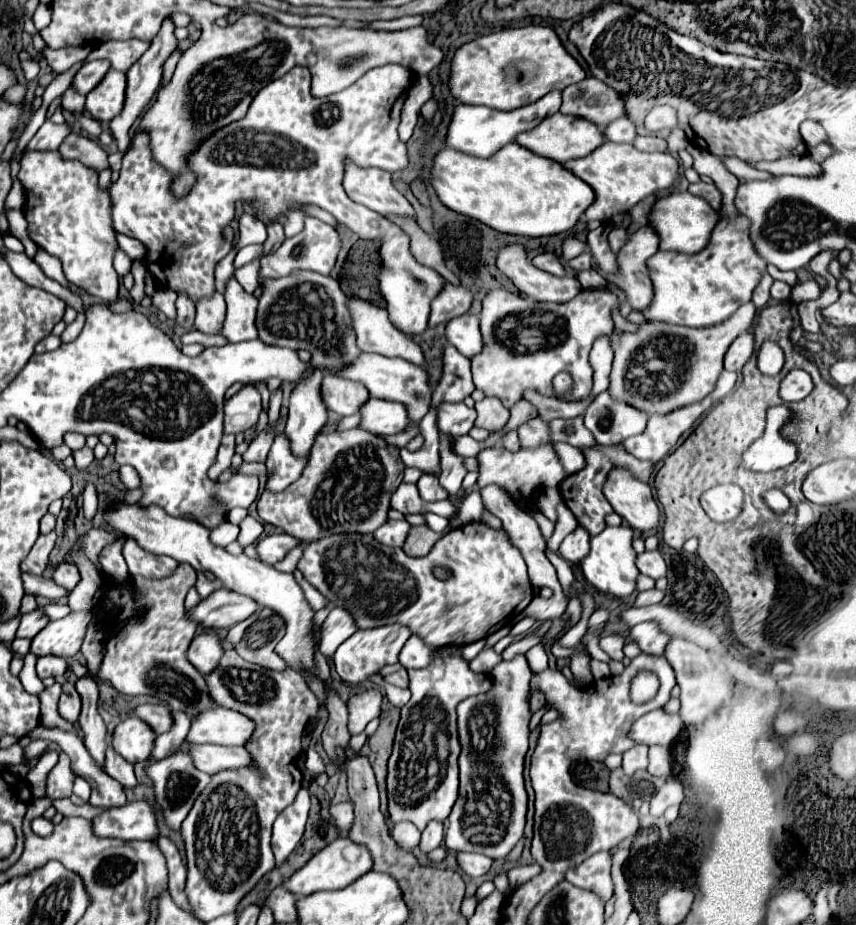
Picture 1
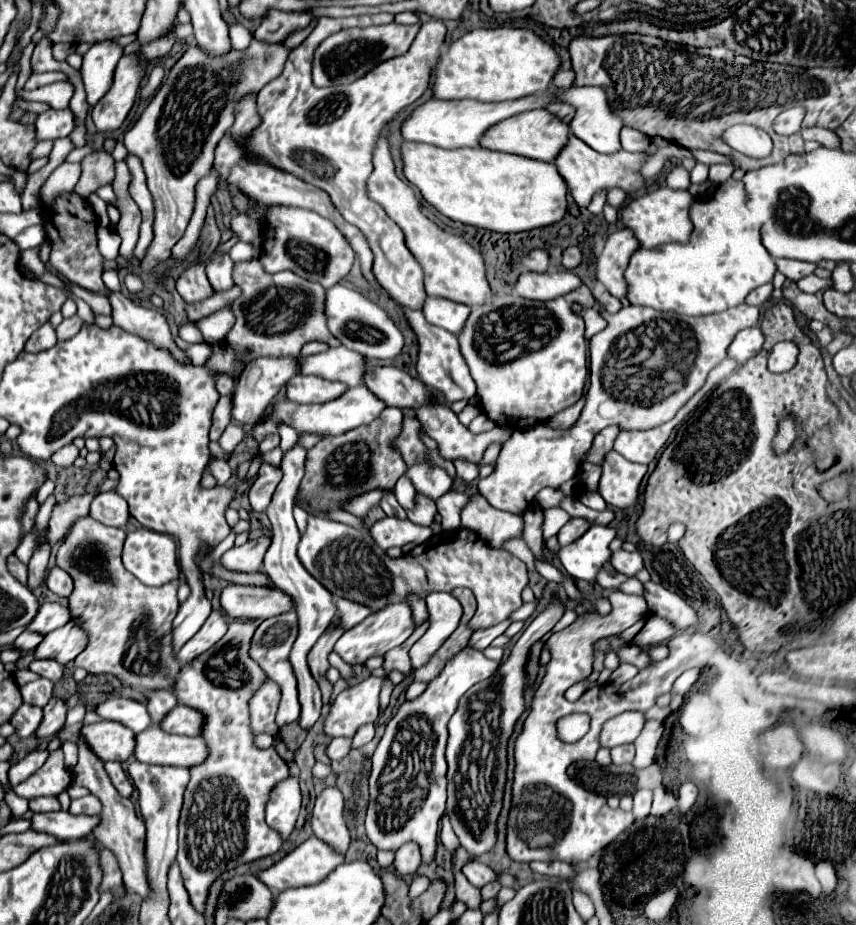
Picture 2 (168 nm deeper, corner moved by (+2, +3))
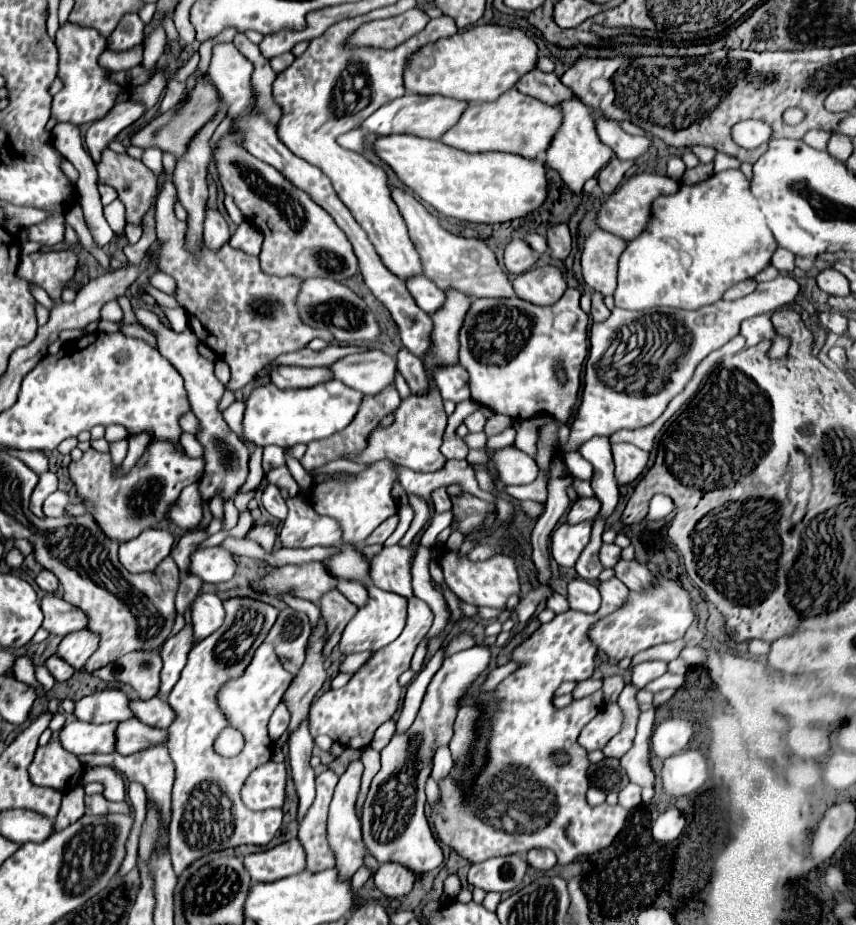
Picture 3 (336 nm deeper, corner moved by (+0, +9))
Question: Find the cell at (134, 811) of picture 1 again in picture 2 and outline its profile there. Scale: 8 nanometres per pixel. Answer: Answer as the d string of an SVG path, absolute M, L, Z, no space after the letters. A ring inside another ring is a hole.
M66 810L42 812L34 814L32 830L54 834L60 840L78 840L92 834L92 830L100 824L100 816L86 814L70 814Z

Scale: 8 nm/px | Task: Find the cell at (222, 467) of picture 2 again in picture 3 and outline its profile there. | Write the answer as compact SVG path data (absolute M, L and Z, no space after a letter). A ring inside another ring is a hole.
M154 440L146 446L142 458L130 472L116 476L118 470L120 466L112 462L110 454L98 452L94 448L84 452L78 462L68 464L68 476L74 482L78 496L88 504L86 512L96 520L100 530L110 540L122 544L166 520L166 514L178 500L180 492L200 480L204 472L204 460L190 458L172 442Z

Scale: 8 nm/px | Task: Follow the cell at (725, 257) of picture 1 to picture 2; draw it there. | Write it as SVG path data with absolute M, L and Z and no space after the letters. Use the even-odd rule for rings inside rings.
M730 178L728 182L716 188L712 198L694 200L692 222L696 224L696 228L688 244L668 244L650 250L638 248L632 254L630 264L624 272L630 286L628 300L632 304L650 306L656 310L674 310L684 316L708 316L742 304L754 288L772 282L776 264L760 242L760 220L746 206L746 194L742 182Z

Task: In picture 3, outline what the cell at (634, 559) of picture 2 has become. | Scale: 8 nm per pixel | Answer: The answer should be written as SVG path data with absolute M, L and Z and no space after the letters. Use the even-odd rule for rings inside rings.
M602 544L600 552L598 552L598 558L600 558L600 564L604 568L612 568L616 564L616 560L620 558L620 548L616 544Z

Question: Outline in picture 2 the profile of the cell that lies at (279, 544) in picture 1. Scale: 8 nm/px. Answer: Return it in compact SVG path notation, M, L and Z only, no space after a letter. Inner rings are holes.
M258 536L254 540L248 540L244 546L234 546L222 556L222 564L228 570L244 570L244 572L256 572L264 566L264 556L270 548L272 536Z

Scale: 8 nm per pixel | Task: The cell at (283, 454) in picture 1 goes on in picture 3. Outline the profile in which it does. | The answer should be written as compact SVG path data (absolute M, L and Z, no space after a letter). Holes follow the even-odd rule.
M268 484L266 490L262 492L262 506L268 514L278 518L280 522L284 522L288 516L288 506L286 506L284 498L280 496L280 488L274 484Z

